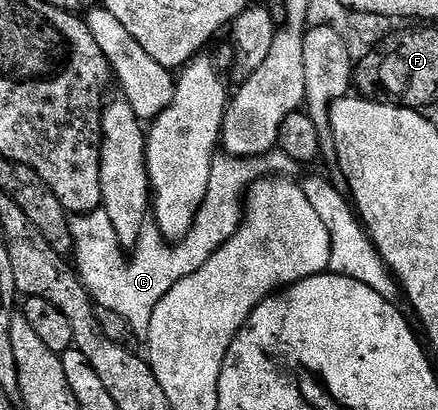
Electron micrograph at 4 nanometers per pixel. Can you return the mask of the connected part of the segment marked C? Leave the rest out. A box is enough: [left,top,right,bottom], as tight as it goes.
[71,153,258,337]

